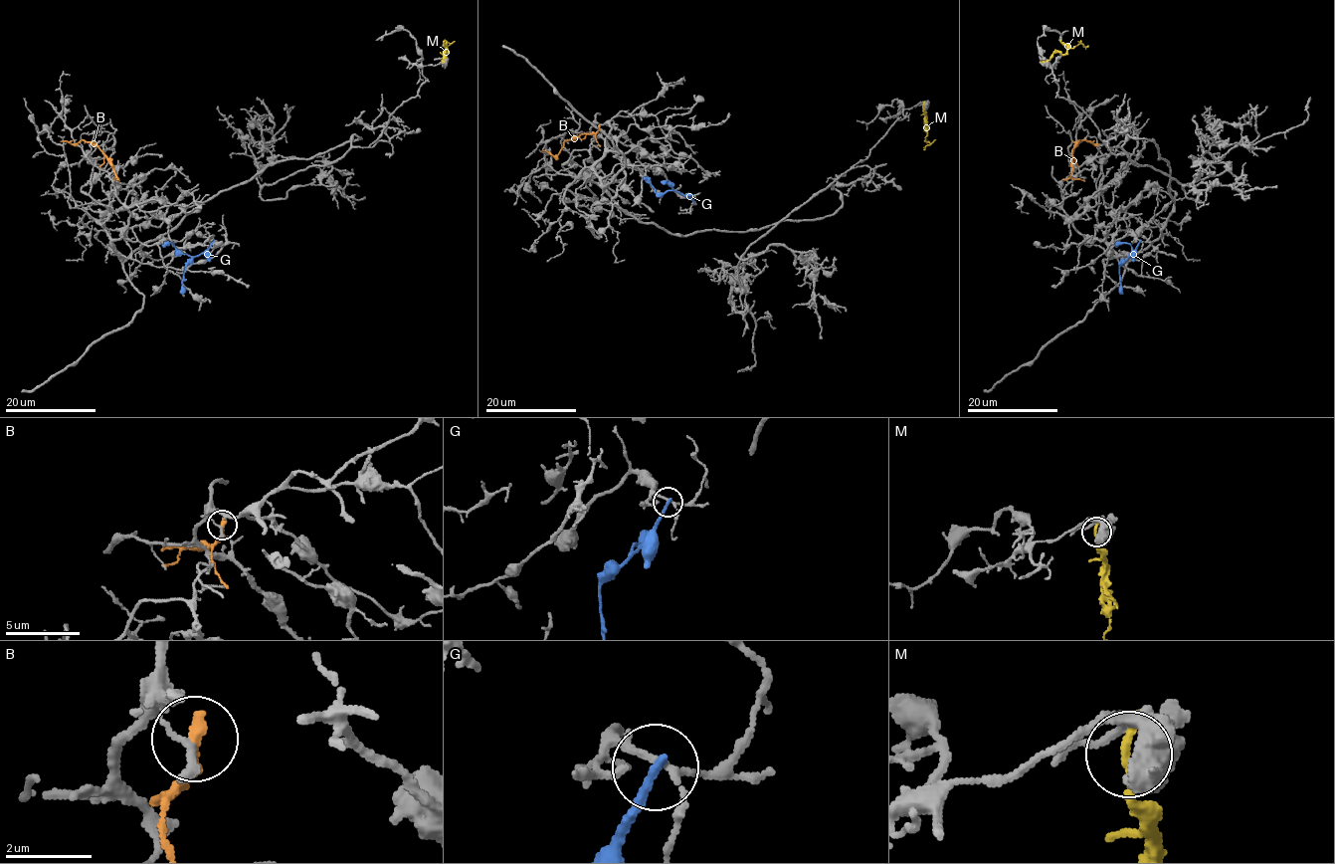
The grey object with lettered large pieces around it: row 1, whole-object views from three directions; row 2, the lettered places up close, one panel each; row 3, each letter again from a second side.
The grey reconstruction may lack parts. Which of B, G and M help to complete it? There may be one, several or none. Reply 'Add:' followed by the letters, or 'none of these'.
Add: none of these

